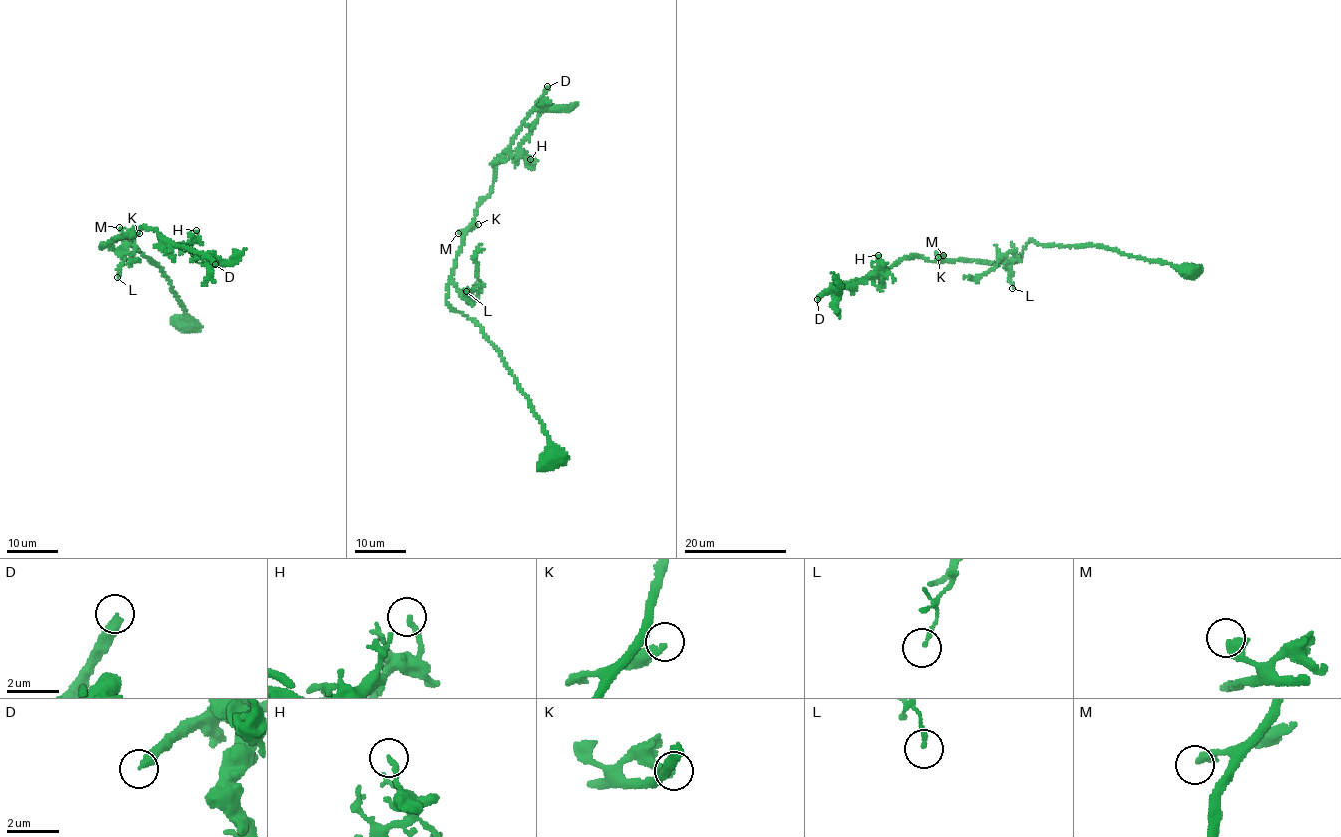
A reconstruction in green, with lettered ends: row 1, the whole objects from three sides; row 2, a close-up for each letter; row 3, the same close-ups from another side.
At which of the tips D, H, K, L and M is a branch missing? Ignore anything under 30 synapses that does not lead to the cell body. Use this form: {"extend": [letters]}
{"extend": ["D"]}

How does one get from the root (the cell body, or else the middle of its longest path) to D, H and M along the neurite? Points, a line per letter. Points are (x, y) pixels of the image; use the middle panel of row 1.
D: (553, 457), (542, 422), (501, 351), (481, 326), (446, 301), (461, 237), (491, 191), (500, 156), (547, 86)
H: (553, 457), (542, 422), (501, 351), (446, 301), (461, 237), (491, 191), (496, 165), (516, 149), (530, 159)
M: (553, 457), (542, 422), (501, 351), (481, 326), (455, 312), (446, 301), (451, 272), (465, 231), (458, 233)

